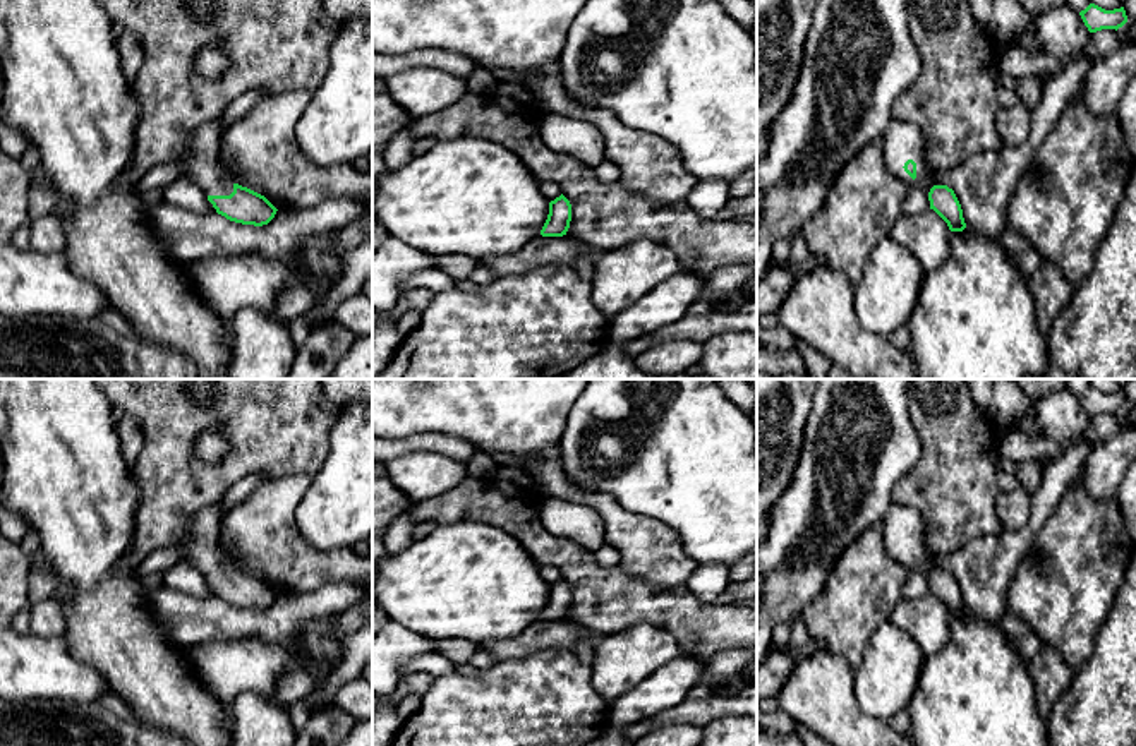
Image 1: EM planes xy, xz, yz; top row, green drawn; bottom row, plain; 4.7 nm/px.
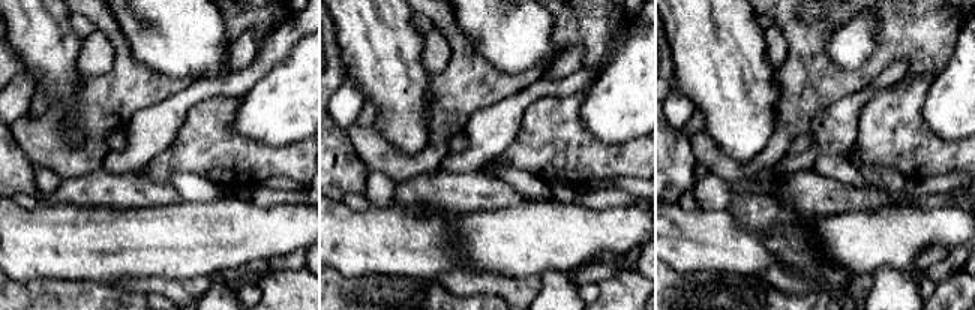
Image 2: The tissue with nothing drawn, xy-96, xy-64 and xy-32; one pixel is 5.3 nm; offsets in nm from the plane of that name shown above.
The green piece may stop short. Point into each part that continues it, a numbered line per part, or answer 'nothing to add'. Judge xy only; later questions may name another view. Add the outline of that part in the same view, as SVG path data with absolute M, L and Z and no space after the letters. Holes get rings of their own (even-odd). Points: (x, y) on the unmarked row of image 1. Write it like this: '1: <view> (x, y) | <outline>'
1: xy (201, 547) | M221 502L202 508L194 514L185 540L178 545L182 563L196 568L206 580L230 580L233 564L221 550Z

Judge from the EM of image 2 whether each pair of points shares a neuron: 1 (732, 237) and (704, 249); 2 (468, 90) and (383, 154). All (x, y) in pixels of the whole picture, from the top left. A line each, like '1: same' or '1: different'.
1: same
2: same

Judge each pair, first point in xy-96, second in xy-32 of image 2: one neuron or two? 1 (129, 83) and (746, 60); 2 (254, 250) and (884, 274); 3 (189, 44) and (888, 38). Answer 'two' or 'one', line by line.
1: two
2: two
3: two

